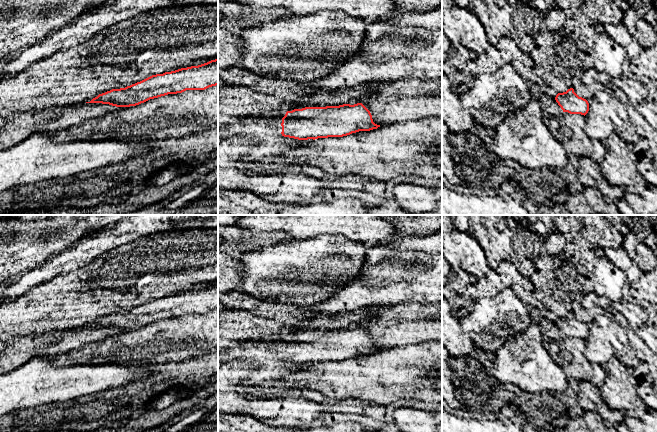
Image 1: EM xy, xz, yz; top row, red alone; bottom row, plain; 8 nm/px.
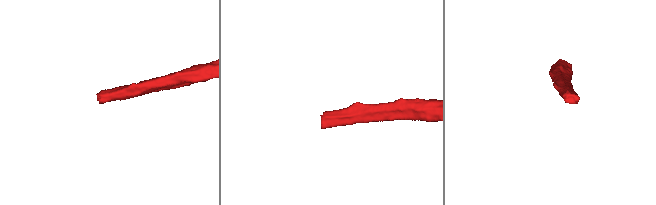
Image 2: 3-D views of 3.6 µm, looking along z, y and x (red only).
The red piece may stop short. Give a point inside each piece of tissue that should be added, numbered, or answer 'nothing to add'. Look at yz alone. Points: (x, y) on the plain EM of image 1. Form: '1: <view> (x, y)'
nothing to add

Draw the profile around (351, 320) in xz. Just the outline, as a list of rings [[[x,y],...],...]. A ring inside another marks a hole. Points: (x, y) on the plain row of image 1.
[[[238,290],[219,295],[218,303],[223,309],[246,310],[257,317],[274,319],[304,332],[354,329],[367,322],[367,315],[360,311],[341,314],[313,312],[298,305],[263,301]]]

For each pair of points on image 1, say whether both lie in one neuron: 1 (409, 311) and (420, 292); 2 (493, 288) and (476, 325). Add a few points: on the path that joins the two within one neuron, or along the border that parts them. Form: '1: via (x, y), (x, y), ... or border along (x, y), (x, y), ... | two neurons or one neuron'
1: border along (431, 302), (396, 303), (391, 305) | two neurons
2: border along (510, 287), (492, 296), (480, 297), (475, 301) | two neurons

